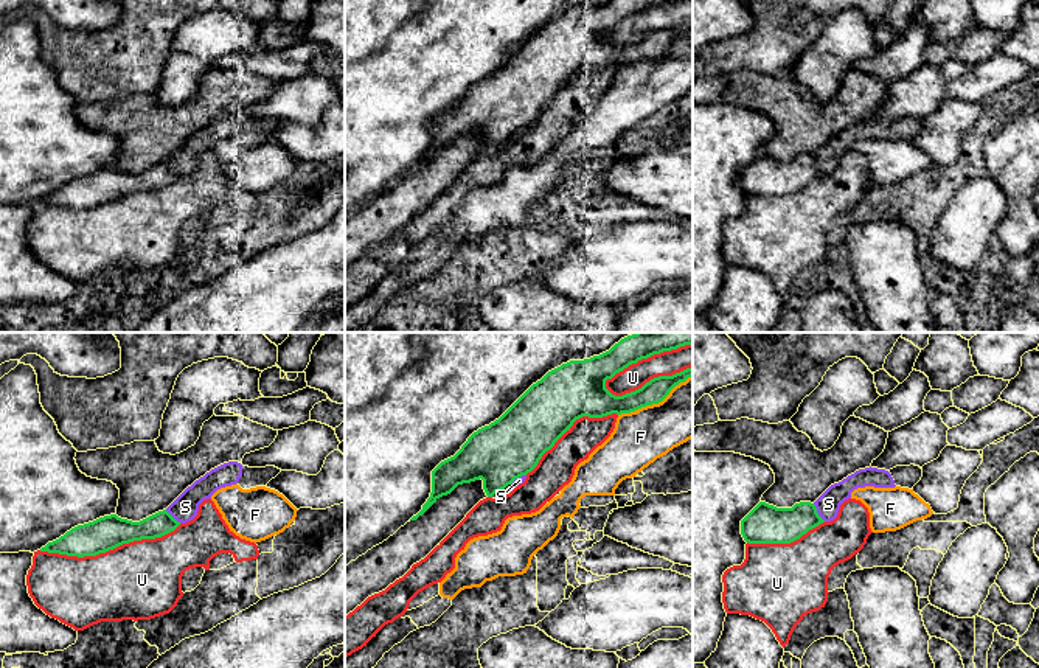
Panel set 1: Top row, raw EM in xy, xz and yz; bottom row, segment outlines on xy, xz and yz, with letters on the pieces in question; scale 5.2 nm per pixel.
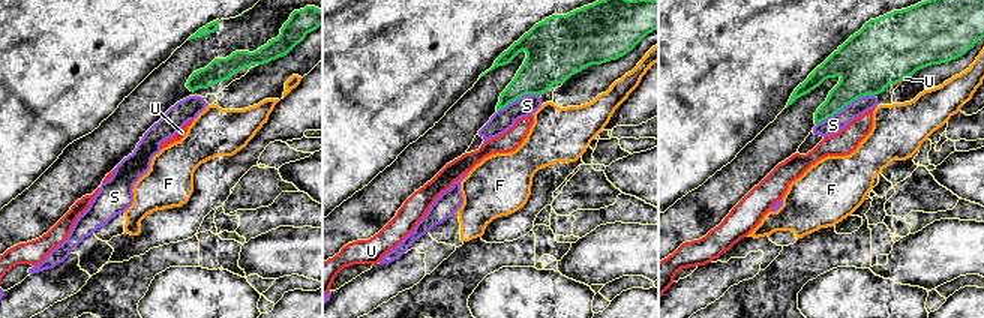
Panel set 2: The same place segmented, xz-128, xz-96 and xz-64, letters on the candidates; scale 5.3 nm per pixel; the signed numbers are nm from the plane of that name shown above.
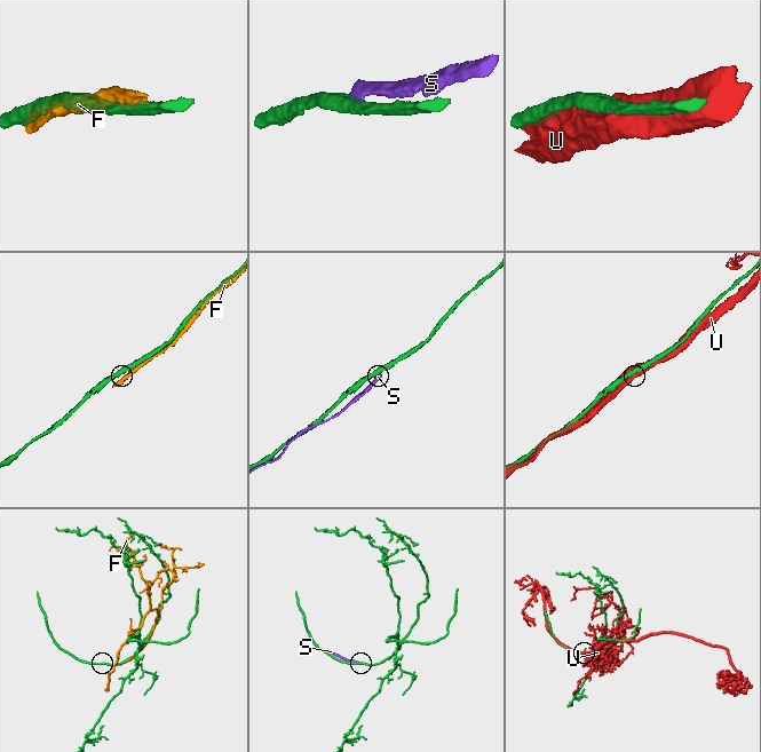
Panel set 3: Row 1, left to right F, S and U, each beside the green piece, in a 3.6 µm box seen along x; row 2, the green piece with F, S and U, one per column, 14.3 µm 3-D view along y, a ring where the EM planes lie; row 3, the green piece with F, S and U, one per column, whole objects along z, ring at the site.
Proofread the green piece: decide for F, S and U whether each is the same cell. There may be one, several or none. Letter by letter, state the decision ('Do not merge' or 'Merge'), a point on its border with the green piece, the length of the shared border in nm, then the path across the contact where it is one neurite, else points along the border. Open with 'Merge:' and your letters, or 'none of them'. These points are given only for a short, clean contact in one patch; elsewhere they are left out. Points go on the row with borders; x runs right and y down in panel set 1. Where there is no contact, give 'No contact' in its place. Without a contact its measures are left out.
Merge: none of them
F: Do not merge. Touches green at xz (654, 403). Shared border 440 nm
S: Do not merge. Touches green at yz (817, 513). Shared border 120 nm. Boundary: yz (813, 504), (825, 521)
U: Do not merge. Touches green at xz (645, 358). Shared border 500 nm

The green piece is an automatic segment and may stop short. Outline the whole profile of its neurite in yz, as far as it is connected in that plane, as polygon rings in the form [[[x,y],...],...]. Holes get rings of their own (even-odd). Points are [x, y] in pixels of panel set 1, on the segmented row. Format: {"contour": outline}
{"contour": [[[759,502],[741,520],[741,534],[749,544],[791,544],[823,522],[811,502],[800,502],[792,508]]]}

